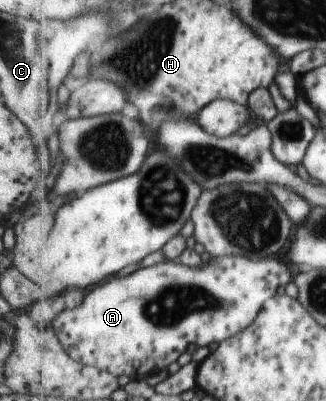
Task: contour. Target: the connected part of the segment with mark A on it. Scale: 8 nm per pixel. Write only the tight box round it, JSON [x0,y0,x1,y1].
[52,256,294,380]

